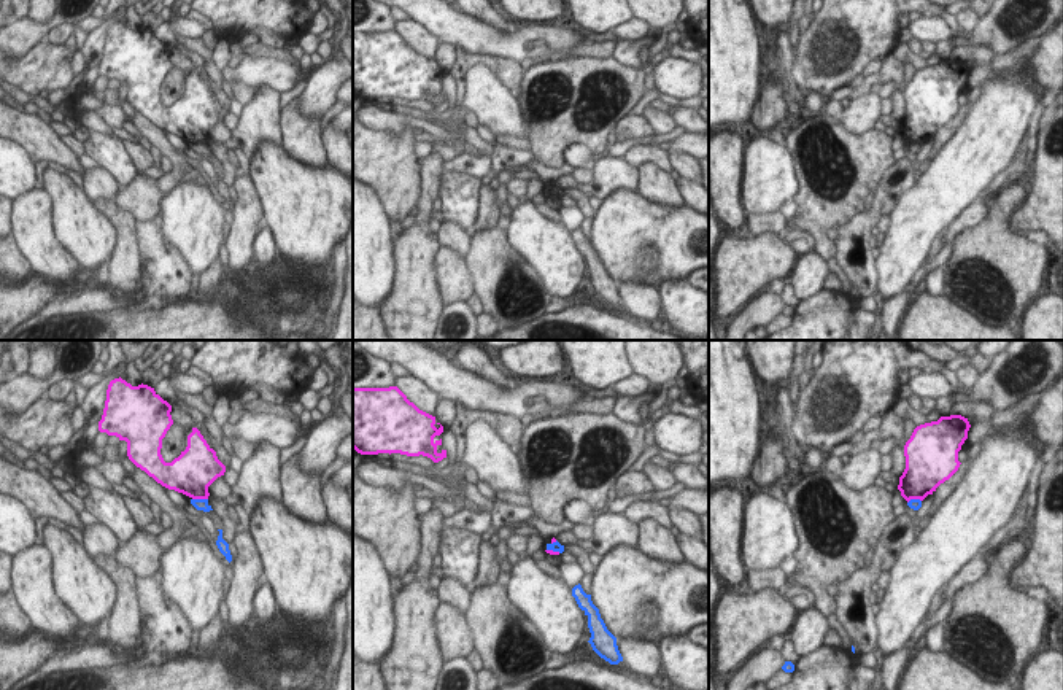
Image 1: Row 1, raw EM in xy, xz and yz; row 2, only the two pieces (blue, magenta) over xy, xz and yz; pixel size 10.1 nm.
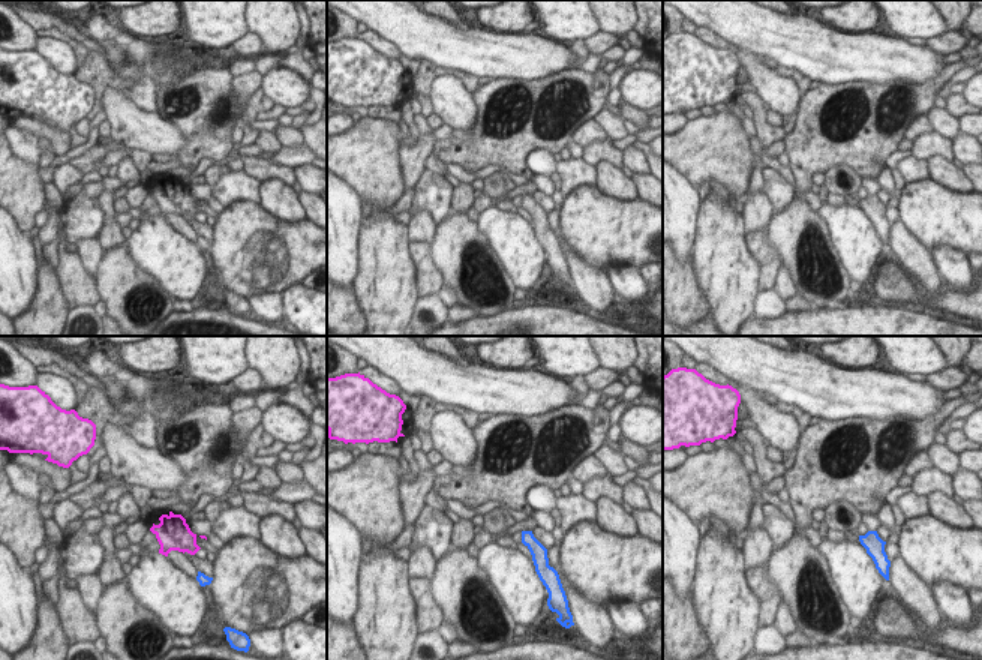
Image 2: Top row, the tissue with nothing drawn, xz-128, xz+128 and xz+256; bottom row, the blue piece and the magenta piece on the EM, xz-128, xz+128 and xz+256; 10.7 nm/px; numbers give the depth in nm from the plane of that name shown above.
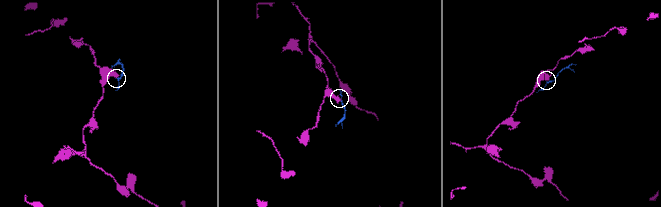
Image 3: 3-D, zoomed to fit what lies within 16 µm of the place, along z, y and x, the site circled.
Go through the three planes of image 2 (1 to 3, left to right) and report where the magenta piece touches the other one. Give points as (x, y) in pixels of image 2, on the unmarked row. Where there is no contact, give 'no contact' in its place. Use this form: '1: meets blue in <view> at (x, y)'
1: no contact
2: no contact
3: no contact

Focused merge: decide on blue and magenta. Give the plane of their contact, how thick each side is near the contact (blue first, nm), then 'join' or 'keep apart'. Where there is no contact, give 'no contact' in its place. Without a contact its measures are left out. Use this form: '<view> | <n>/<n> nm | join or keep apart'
xy | 130/380 nm | keep apart

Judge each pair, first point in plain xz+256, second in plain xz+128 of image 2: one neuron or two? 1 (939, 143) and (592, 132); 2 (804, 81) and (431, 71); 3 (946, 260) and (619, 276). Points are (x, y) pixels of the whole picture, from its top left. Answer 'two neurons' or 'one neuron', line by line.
1: two neurons
2: one neuron
3: one neuron

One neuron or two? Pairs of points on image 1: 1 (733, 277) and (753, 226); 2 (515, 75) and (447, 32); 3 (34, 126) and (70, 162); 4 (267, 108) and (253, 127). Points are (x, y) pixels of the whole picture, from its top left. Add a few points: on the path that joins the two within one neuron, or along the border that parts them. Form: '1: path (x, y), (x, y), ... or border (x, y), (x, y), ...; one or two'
1: border (782, 231), (758, 232), (755, 236), (744, 234); two
2: border (458, 45), (474, 53), (502, 54), (517, 61); two
3: path (43, 135), (61, 153); one
4: path (262, 113), (258, 123); one

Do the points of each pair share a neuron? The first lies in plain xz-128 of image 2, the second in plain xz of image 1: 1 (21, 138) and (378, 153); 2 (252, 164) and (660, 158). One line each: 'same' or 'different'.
1: different
2: same

